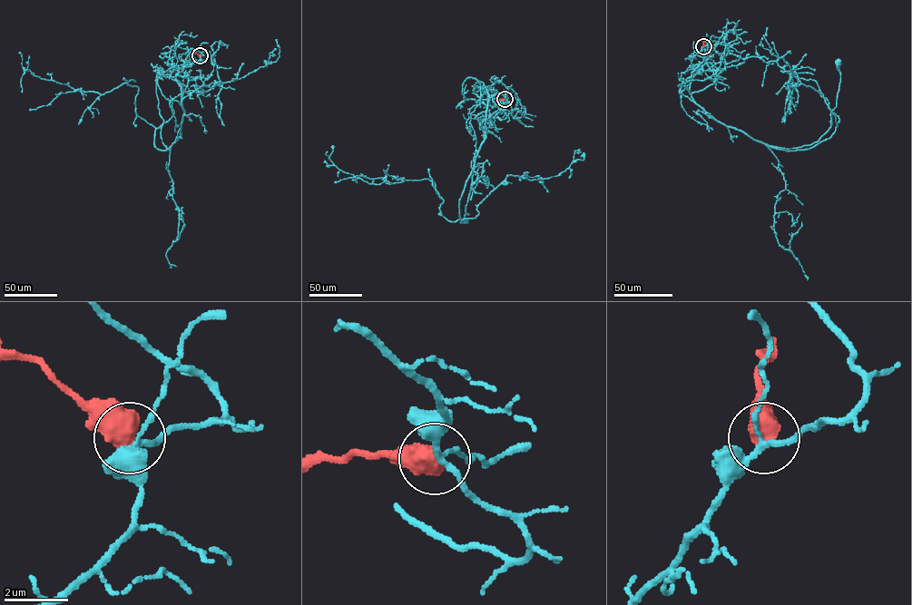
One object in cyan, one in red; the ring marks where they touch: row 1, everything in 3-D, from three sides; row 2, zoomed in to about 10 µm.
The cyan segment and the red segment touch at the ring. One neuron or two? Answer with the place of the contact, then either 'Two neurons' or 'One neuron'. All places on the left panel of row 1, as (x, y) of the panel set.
Place: (200, 55). Two neurons

